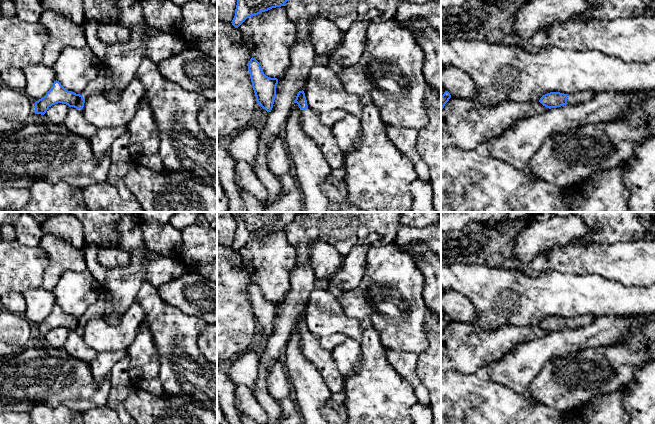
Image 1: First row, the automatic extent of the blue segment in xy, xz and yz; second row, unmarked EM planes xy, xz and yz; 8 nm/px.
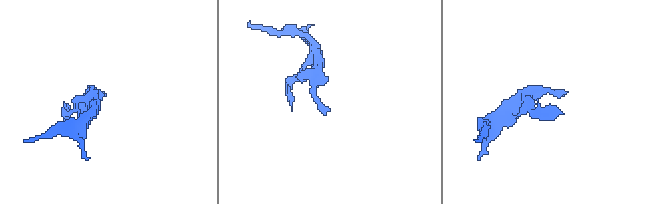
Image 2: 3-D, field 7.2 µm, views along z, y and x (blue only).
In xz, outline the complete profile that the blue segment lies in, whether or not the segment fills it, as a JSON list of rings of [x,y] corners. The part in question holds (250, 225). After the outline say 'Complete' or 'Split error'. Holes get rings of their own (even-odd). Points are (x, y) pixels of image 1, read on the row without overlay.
[[[231,212],[237,223],[232,249],[238,252],[247,242],[285,230],[299,212]]]. Complete

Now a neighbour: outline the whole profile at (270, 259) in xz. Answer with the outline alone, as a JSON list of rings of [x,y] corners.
[[[285,230],[249,241],[238,253],[264,298],[270,302],[283,301],[290,290],[290,274],[297,264],[296,249],[288,242]]]

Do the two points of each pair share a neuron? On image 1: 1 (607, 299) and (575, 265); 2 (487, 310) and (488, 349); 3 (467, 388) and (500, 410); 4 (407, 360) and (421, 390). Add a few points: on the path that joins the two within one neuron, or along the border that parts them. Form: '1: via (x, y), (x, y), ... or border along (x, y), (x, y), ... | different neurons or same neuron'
1: border along (561, 272), (598, 274), (607, 279) | different neurons
2: border along (473, 323), (482, 330), (511, 325) | different neurons
3: via (475, 394), (486, 397), (492, 403) | same neuron
4: via (407, 367), (416, 383) | same neuron

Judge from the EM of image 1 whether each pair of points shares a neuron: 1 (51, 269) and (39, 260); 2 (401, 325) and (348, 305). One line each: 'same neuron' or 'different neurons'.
1: different neurons
2: same neuron

